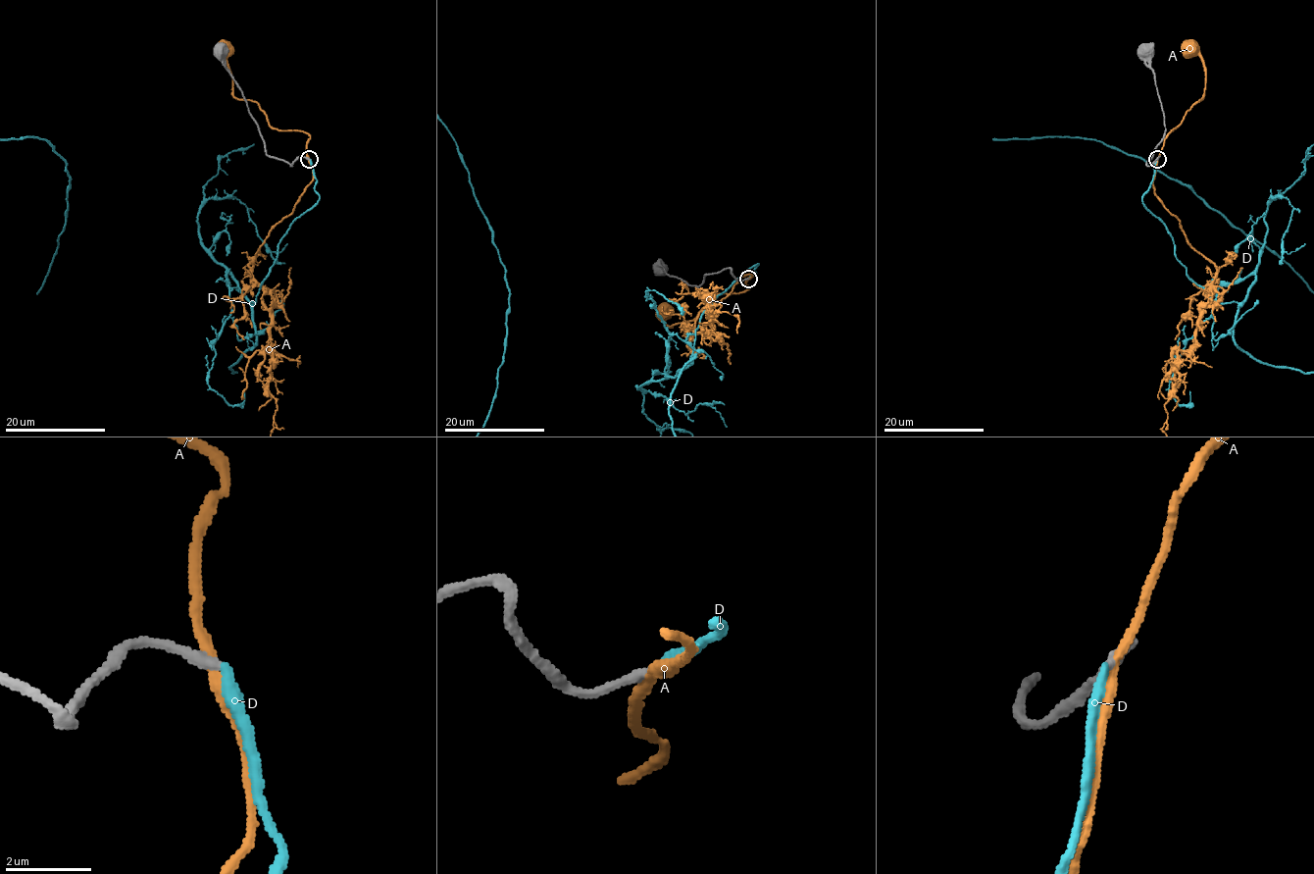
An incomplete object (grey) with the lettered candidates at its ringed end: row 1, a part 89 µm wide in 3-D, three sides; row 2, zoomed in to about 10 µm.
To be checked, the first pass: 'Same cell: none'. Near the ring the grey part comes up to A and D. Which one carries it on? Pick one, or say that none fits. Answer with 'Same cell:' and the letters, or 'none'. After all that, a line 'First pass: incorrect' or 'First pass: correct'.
Same cell: none
First pass: correct

